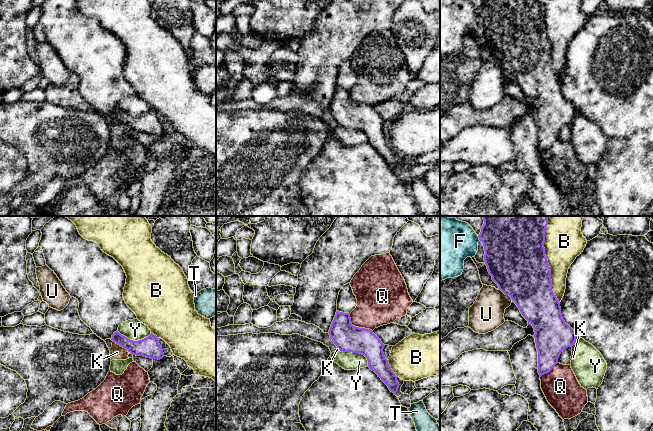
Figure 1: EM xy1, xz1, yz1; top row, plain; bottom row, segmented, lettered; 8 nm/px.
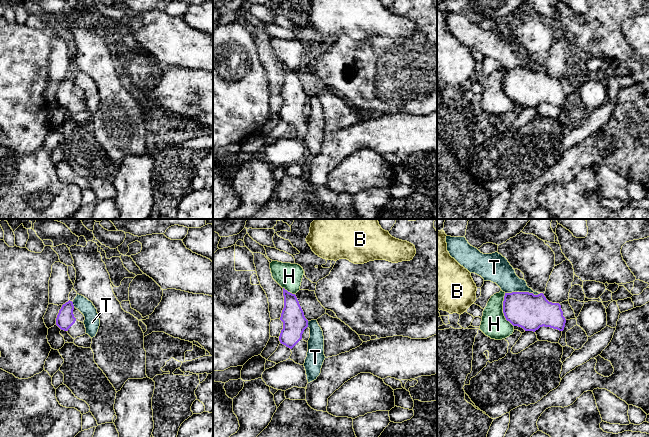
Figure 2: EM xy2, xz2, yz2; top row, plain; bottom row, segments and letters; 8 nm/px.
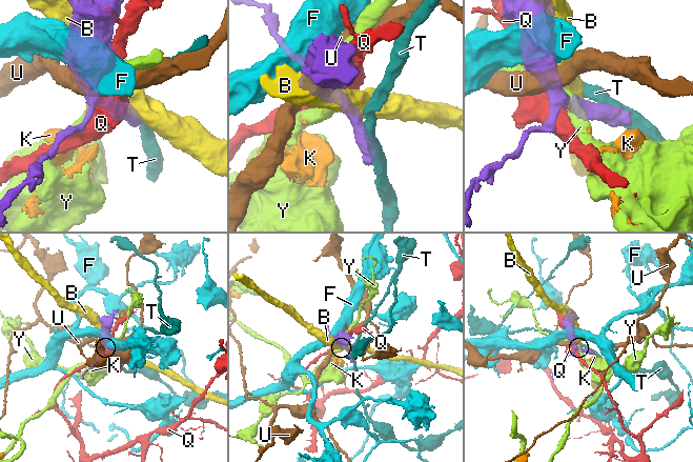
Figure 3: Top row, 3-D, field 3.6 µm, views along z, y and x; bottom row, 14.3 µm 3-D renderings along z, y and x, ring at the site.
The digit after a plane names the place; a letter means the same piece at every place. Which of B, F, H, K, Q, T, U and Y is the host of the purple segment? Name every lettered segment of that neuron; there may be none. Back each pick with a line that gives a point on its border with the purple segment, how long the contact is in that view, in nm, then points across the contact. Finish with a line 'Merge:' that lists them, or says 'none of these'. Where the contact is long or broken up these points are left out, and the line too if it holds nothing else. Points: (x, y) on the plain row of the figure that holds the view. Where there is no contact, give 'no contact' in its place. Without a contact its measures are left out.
Merge: none of these

